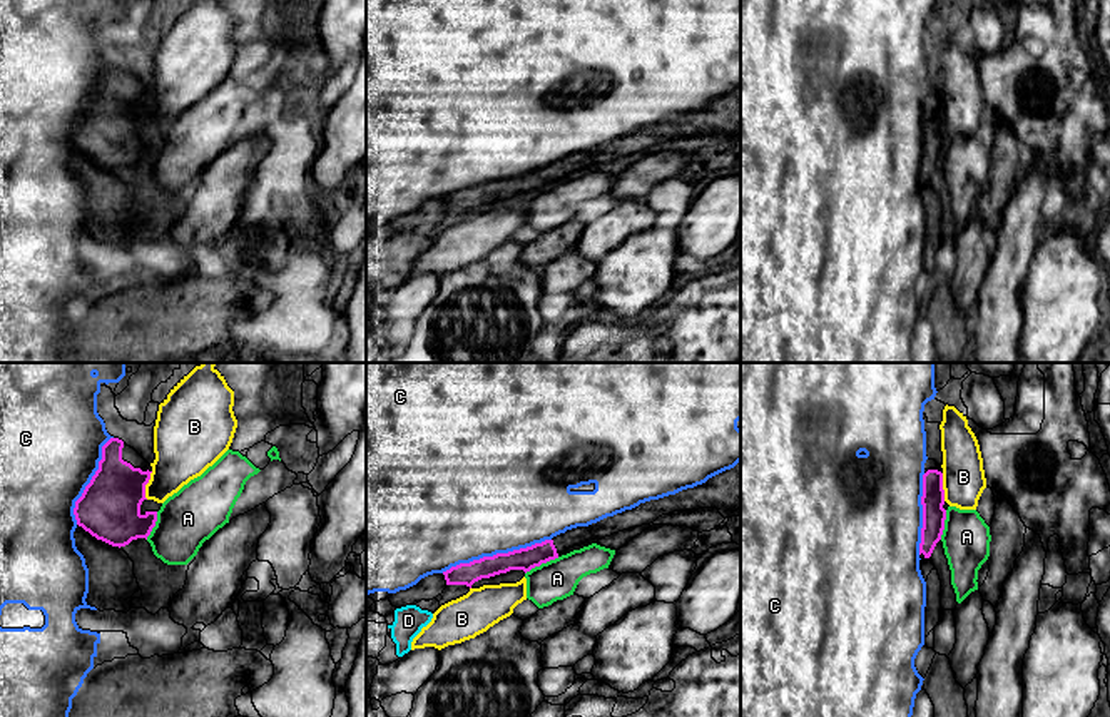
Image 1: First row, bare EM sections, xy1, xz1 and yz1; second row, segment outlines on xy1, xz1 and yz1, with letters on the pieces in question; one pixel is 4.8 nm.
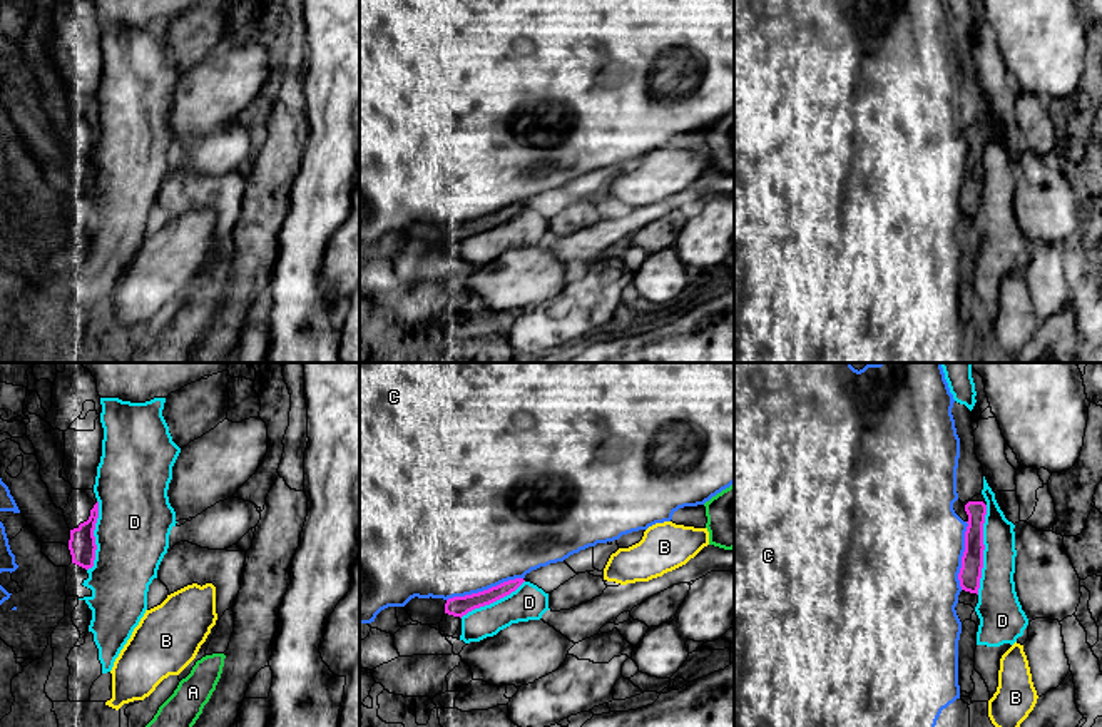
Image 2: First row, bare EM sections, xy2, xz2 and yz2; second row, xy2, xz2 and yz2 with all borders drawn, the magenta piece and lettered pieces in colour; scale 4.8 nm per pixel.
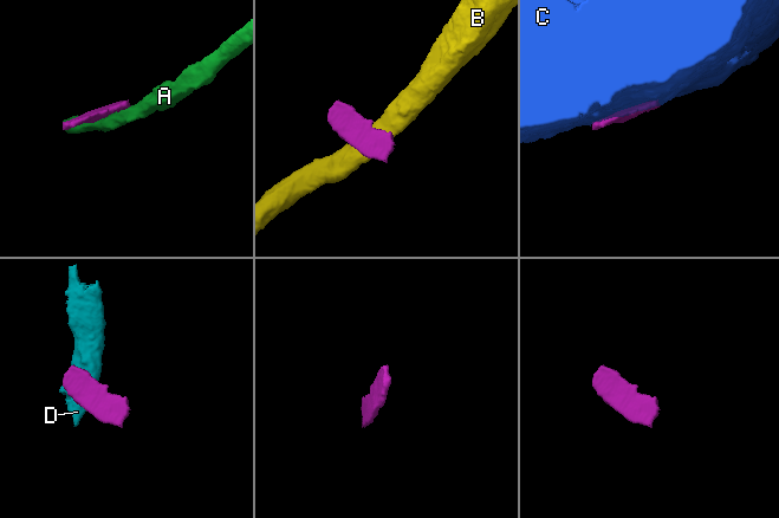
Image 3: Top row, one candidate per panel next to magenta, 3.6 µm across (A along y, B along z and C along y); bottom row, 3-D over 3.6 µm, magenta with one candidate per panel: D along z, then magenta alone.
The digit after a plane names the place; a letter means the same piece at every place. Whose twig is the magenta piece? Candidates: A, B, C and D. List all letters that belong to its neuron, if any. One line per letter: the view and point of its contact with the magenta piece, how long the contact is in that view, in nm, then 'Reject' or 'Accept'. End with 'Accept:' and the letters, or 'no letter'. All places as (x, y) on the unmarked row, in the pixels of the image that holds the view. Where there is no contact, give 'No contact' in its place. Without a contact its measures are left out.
A: Touches magenta at xz1 (542, 188). Shared border 190 nm. Reject
B: Touches magenta at xy1 (146, 109). Shared border 140 nm. Reject
C: Touches magenta at xz1 (497, 179). Shared border 550 nm. Reject
D: Touches magenta at yz2 (984, 174). Shared border 440 nm. Reject
Accept: no letter

